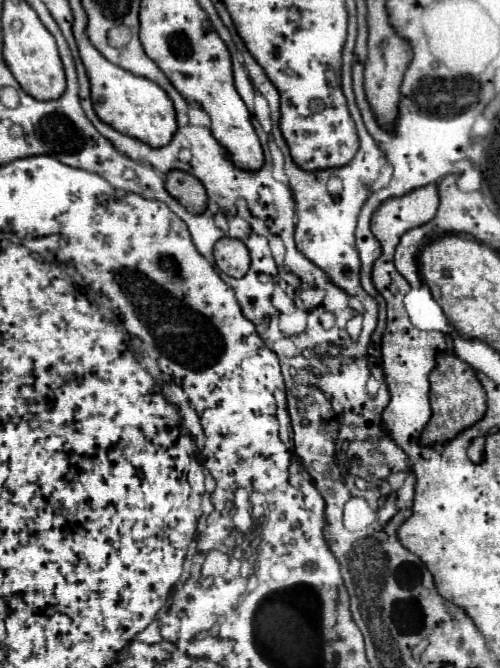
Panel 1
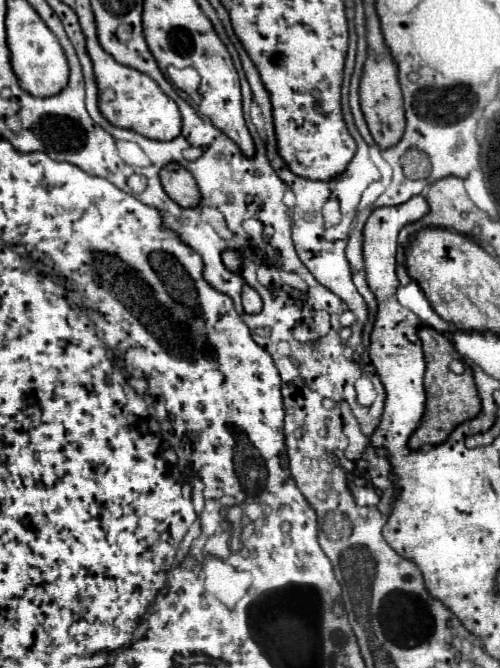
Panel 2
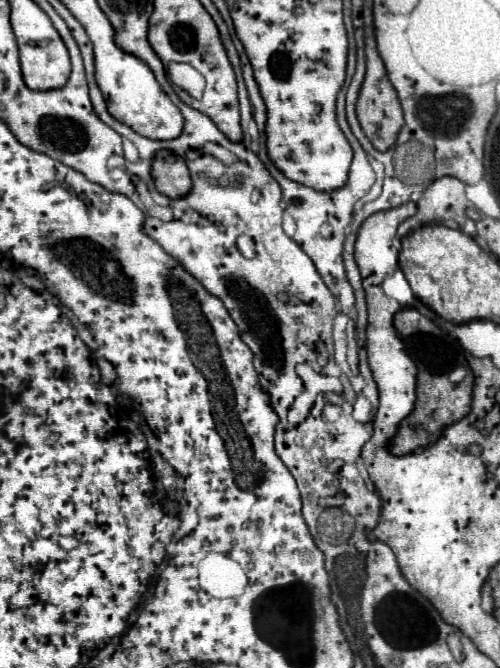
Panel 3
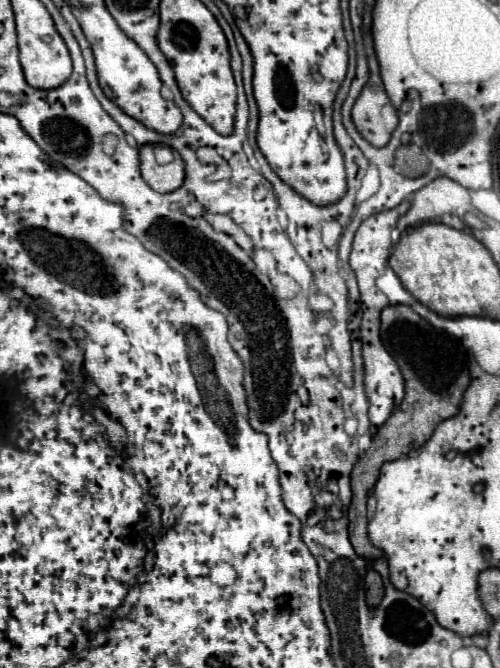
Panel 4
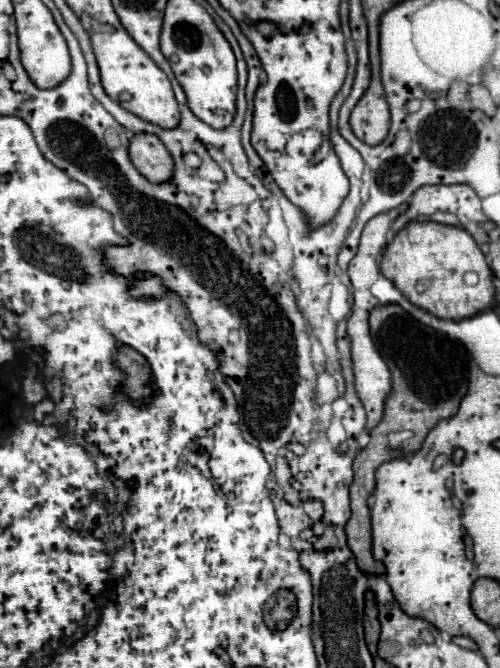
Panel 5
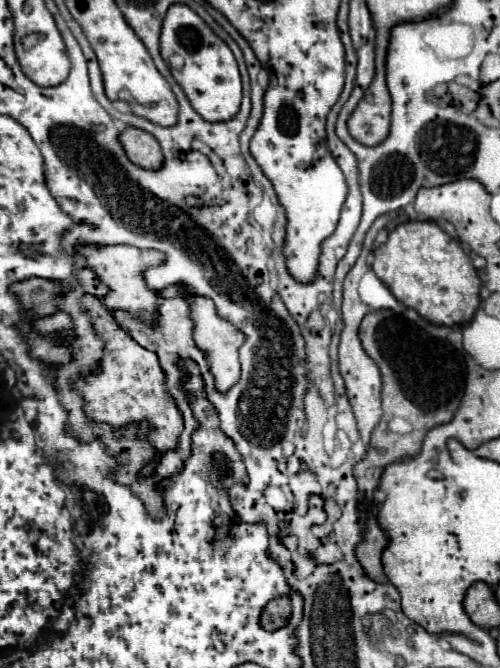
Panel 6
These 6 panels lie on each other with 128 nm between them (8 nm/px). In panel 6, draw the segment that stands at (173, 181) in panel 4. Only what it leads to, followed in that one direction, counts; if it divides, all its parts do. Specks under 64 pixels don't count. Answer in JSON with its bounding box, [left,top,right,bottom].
[120,126,164,170]

